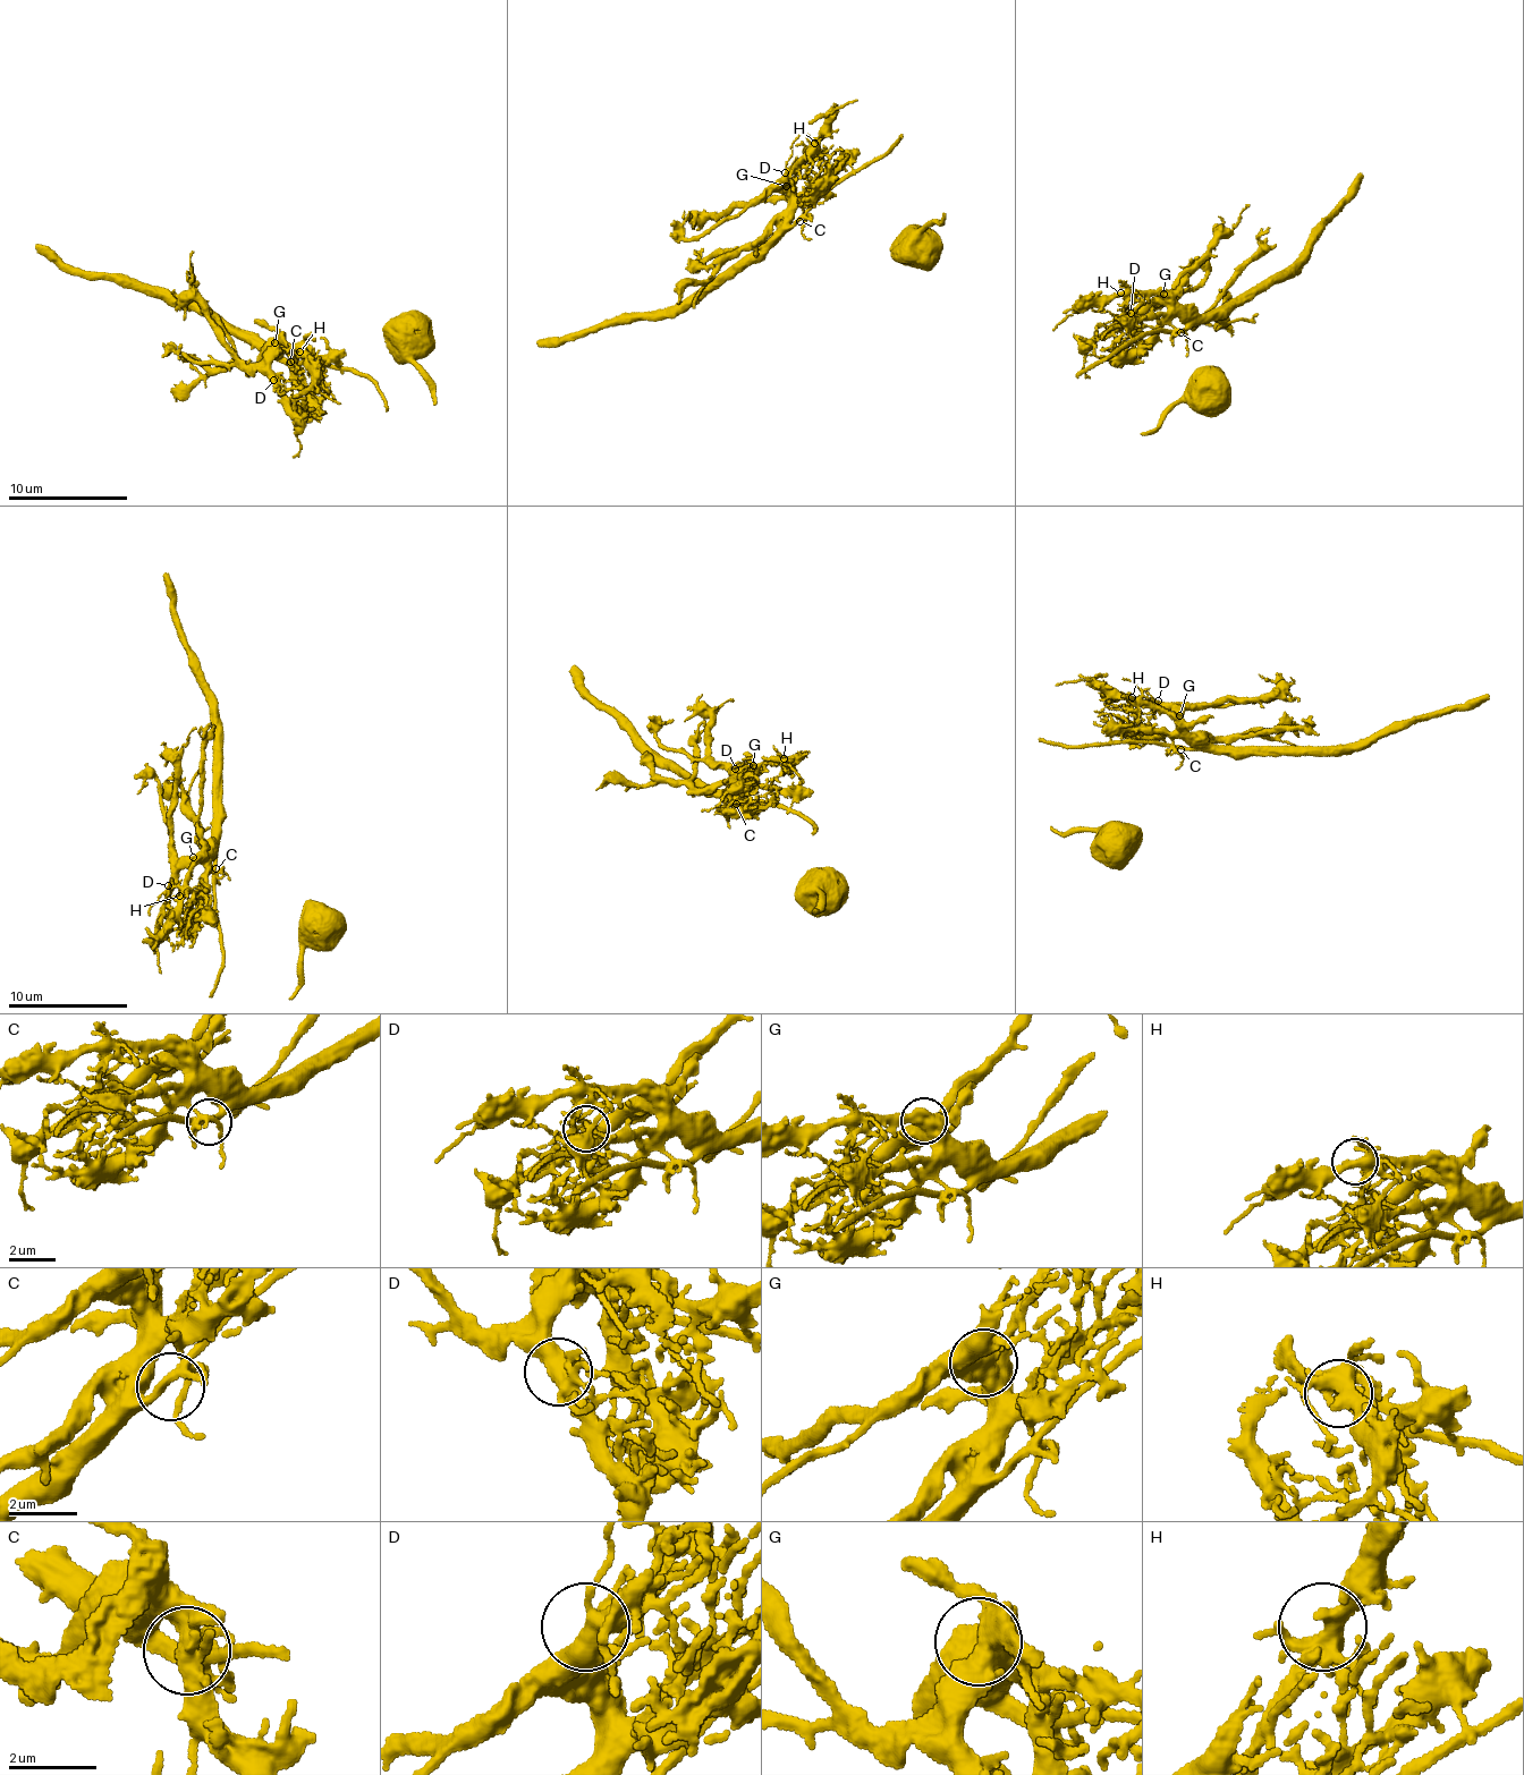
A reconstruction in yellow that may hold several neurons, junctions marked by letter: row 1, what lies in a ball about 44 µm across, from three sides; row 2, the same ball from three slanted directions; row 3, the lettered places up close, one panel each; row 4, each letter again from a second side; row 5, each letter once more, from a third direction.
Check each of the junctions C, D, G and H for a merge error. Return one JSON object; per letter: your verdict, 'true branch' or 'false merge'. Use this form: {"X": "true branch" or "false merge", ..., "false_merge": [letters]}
{"C": "true branch", "D": "true branch", "G": "true branch", "H": "true branch", "false_merge": []}

